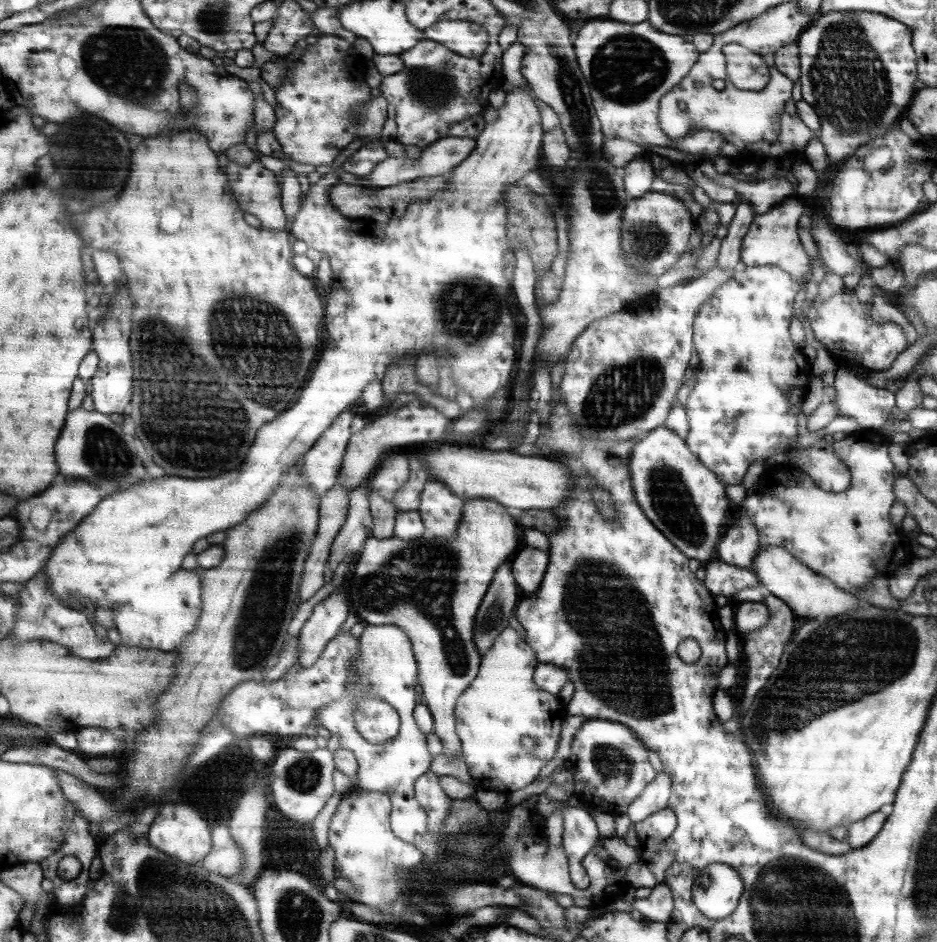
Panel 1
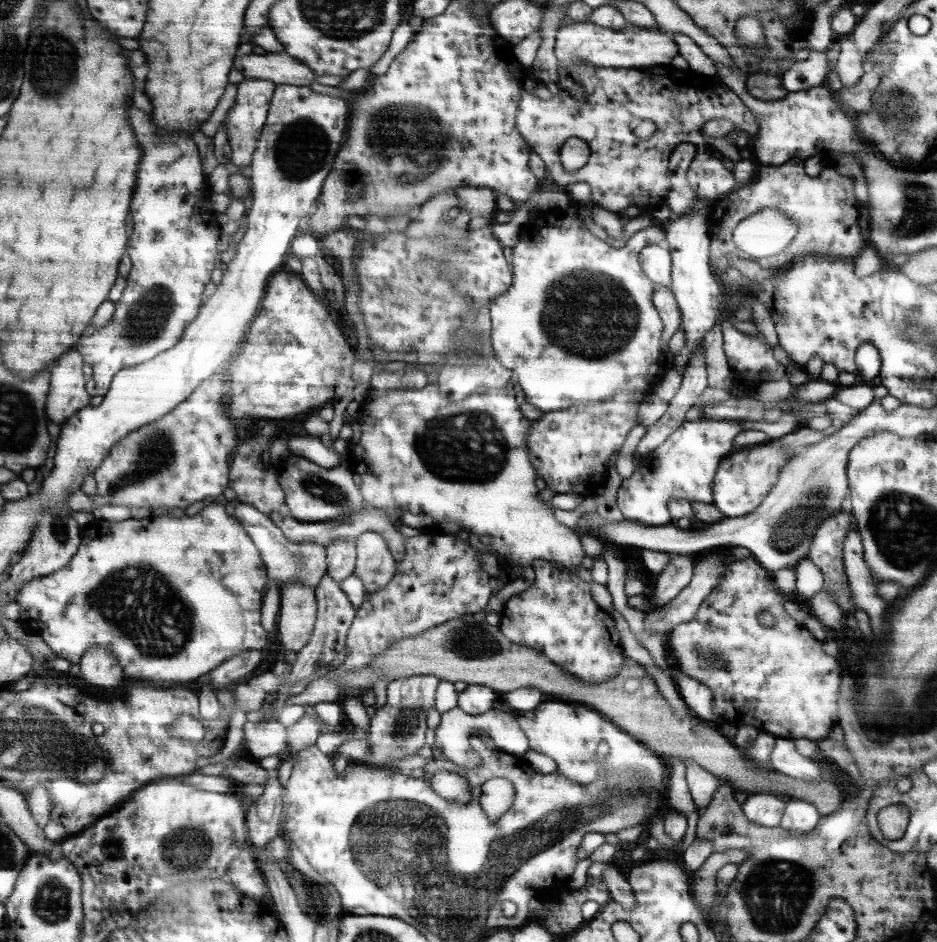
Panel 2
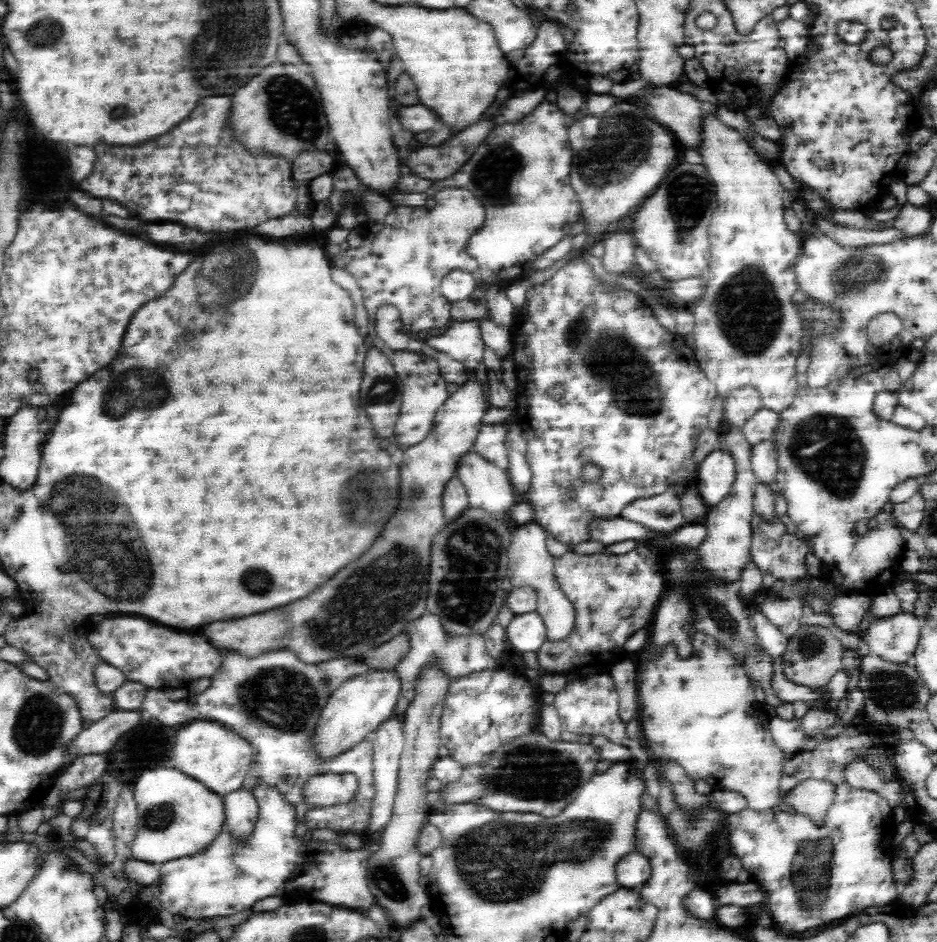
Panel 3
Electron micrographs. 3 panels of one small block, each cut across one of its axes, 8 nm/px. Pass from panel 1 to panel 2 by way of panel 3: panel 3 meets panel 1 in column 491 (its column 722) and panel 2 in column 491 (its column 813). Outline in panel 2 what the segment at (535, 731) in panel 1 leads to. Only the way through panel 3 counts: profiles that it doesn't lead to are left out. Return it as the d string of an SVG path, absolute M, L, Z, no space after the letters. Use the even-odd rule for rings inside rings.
M493 777L480 786L479 804L491 821L497 821L511 806L515 790L509 780Z

